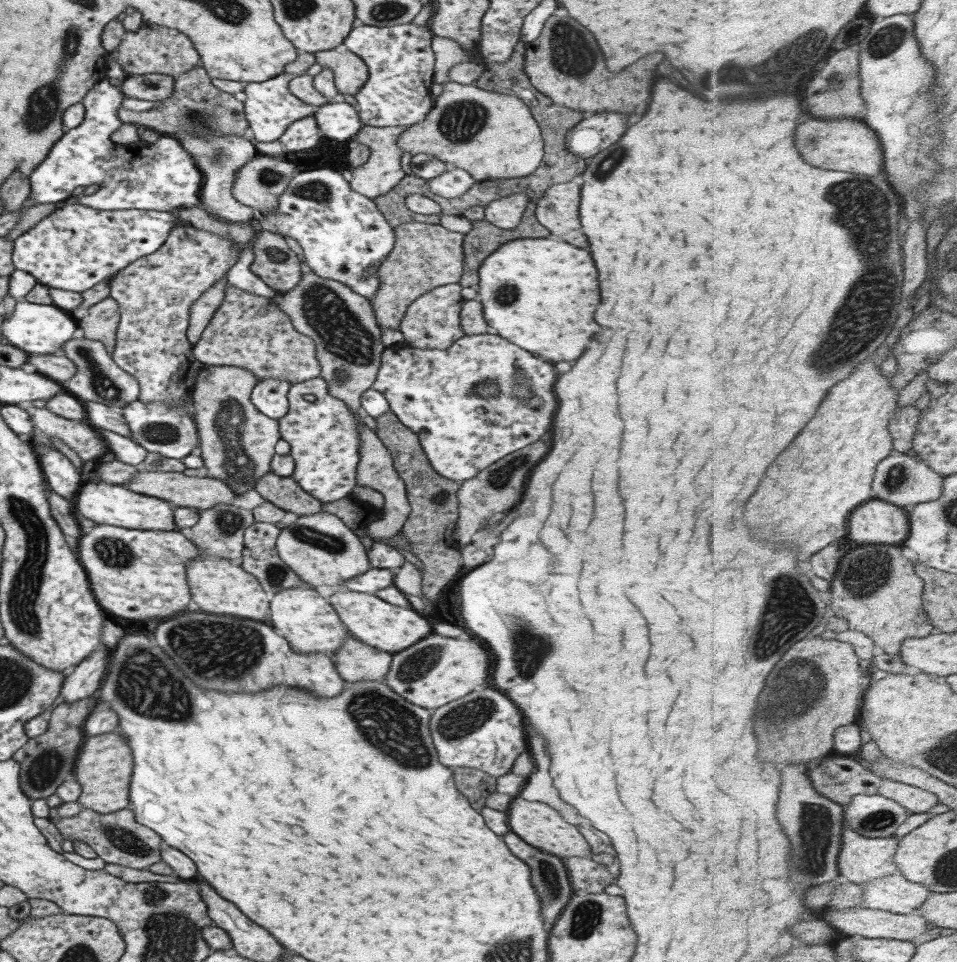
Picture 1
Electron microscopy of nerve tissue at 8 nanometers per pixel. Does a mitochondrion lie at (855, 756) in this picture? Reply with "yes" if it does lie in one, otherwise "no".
no

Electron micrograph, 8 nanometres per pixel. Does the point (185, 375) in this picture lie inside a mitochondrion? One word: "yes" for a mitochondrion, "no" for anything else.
no

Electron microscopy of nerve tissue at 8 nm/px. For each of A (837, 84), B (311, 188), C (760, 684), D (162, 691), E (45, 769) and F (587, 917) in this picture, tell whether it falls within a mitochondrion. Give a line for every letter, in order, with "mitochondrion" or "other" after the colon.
A: mitochondrion
B: mitochondrion
C: mitochondrion
D: mitochondrion
E: mitochondrion
F: mitochondrion

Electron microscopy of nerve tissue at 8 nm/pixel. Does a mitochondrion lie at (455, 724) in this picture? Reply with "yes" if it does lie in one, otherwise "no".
yes

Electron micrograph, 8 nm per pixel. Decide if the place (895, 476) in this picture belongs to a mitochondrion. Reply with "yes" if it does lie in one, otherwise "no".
yes

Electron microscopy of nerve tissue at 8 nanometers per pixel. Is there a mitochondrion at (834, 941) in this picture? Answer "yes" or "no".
no

